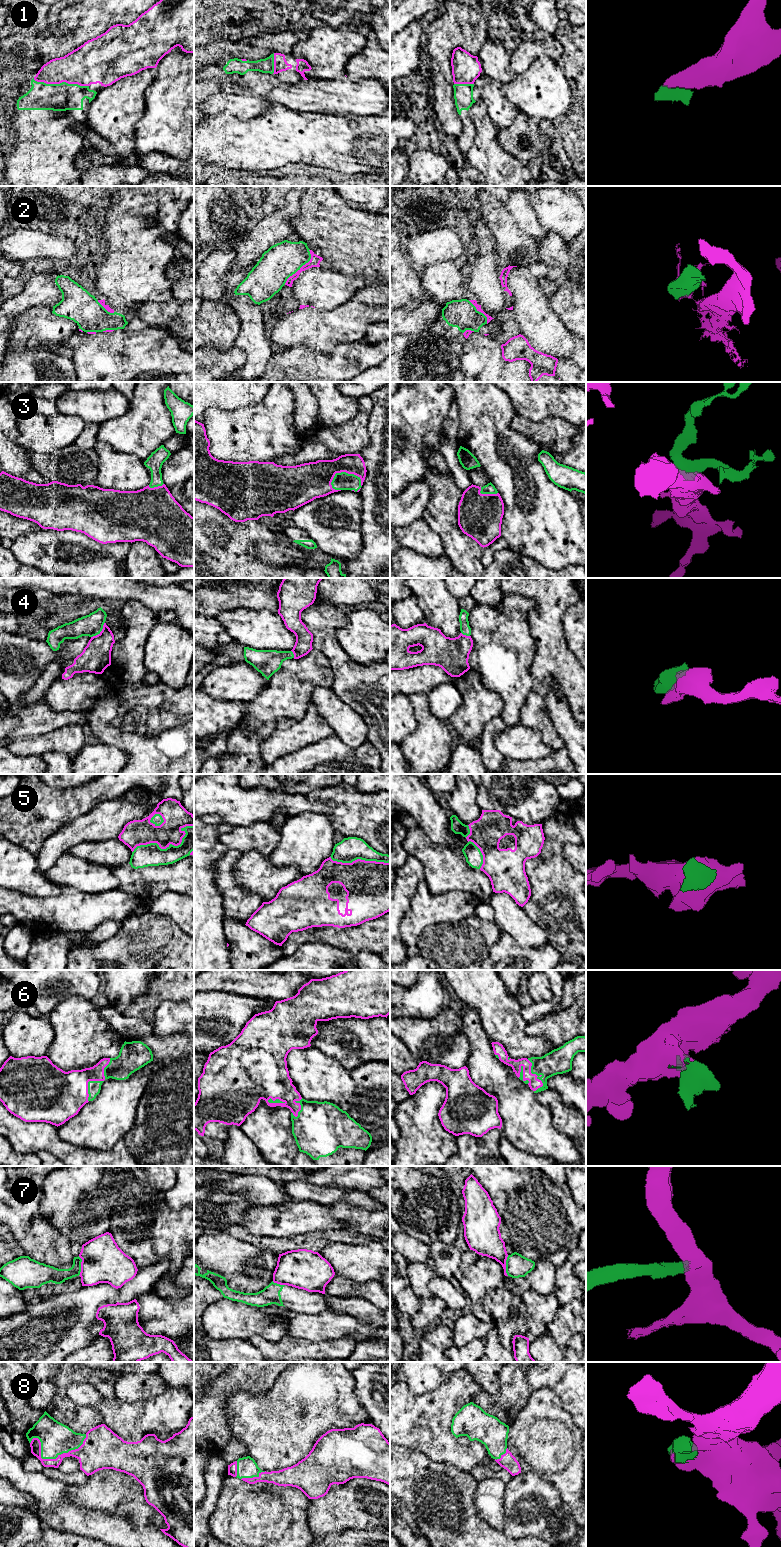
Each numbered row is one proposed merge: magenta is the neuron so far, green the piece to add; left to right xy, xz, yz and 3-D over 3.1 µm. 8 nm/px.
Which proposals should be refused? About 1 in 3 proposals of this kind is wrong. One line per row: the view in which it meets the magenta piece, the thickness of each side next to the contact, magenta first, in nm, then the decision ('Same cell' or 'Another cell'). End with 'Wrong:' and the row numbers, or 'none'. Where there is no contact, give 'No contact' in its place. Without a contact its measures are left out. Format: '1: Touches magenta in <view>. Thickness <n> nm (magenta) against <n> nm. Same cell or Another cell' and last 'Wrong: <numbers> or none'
1: Touches magenta in xy. Thickness 320 nm (magenta) against 220 nm. Same cell
2: Touches magenta in xz. Thickness 90 nm (magenta) against 280 nm. Another cell
3: Touches magenta in xz. Thickness 240 nm (magenta) against 140 nm. Same cell
4: Touches magenta in xy. Thickness 240 nm (magenta) against 180 nm. Same cell
5: Touches magenta in xy. Thickness 200 nm (magenta) against 180 nm. Same cell
6: Touches magenta in xy. Thickness 320 nm (magenta) against 110 nm. Same cell
7: Touches magenta in yz. Thickness 240 nm (magenta) against 180 nm. Another cell
8: Touches magenta in xy. Thickness 110 nm (magenta) against 260 nm. Same cell
Wrong: 2, 7

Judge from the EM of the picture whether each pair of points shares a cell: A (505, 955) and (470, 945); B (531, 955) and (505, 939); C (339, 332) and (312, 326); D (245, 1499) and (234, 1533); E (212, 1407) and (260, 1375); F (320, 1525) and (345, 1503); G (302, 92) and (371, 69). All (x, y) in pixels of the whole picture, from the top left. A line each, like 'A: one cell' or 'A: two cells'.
A: two cells
B: one cell
C: one cell
D: one cell
E: one cell
F: one cell
G: two cells

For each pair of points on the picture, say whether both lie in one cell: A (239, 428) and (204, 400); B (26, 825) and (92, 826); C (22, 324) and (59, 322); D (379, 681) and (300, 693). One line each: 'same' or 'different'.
A: different
B: different
C: same
D: different

